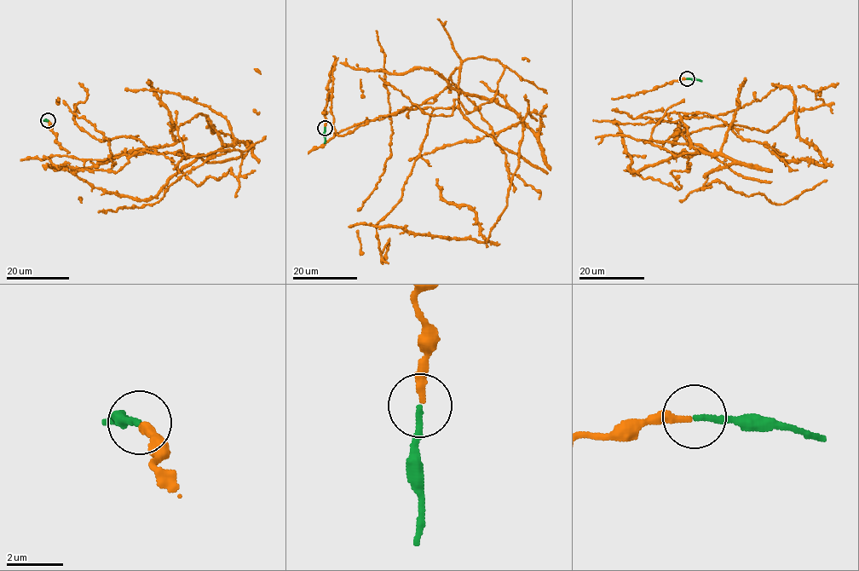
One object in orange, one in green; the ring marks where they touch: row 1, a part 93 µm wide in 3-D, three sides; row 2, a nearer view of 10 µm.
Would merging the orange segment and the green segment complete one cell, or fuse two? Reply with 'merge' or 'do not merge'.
merge

